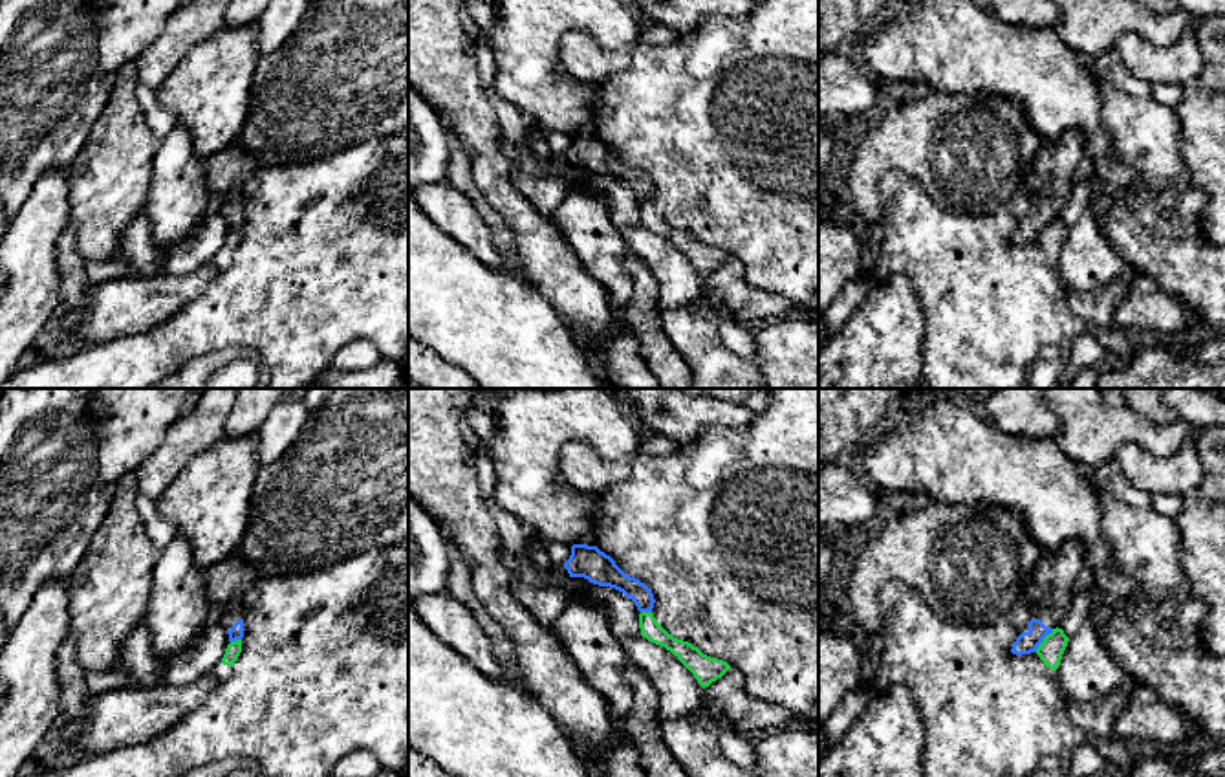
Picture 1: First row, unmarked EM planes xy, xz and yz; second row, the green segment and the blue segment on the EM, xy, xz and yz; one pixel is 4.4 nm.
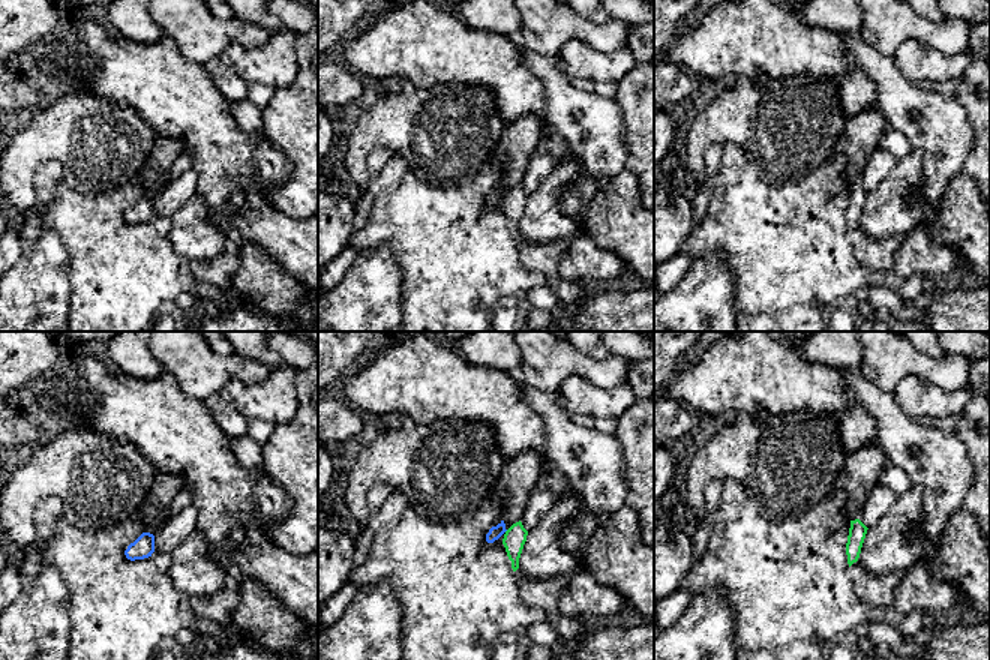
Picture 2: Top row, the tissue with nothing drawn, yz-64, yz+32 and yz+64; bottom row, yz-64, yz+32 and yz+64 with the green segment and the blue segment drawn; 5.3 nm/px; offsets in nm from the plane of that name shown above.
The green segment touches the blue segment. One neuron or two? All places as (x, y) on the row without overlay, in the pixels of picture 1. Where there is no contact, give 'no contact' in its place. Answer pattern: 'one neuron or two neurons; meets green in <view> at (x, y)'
two neurons; meets green in yz at (1044, 229)

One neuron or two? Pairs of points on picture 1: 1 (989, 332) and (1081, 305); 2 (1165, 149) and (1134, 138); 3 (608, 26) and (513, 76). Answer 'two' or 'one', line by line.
1: two
2: one
3: one

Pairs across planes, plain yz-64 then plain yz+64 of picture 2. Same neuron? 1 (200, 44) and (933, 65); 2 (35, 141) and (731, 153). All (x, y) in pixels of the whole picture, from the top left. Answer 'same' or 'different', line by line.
1: different
2: different

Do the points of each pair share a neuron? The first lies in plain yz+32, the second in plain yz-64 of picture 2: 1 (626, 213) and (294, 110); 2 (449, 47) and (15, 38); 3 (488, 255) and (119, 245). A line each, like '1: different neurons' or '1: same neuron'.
1: different neurons
2: different neurons
3: same neuron

